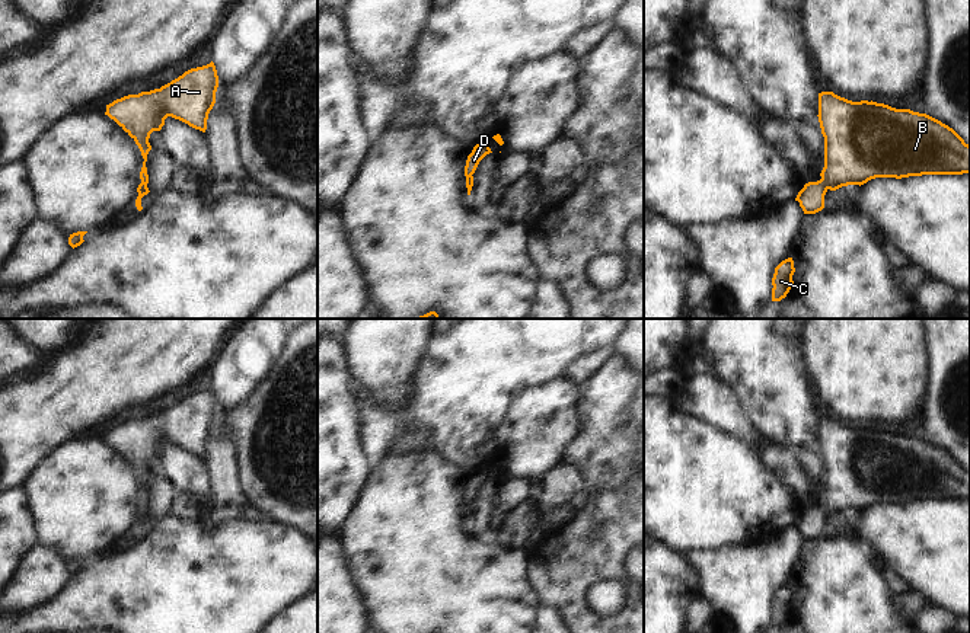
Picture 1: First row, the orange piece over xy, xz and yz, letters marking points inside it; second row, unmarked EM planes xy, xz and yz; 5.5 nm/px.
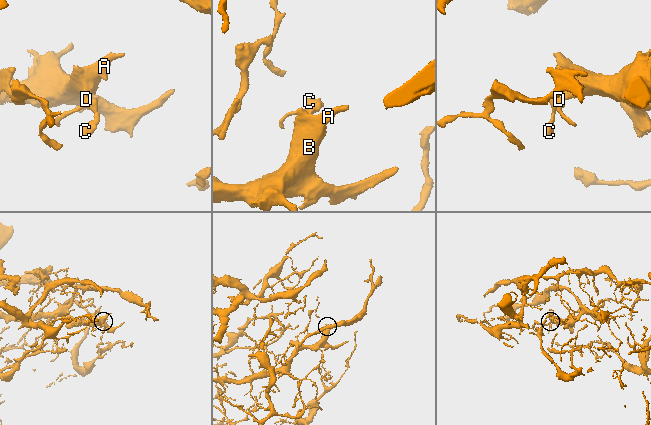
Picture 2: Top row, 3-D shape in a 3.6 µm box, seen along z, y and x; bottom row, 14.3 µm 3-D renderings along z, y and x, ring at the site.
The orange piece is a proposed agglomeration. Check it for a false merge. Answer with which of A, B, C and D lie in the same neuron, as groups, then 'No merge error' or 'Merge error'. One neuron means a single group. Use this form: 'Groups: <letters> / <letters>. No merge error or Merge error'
Groups: A B C D. No merge error.

